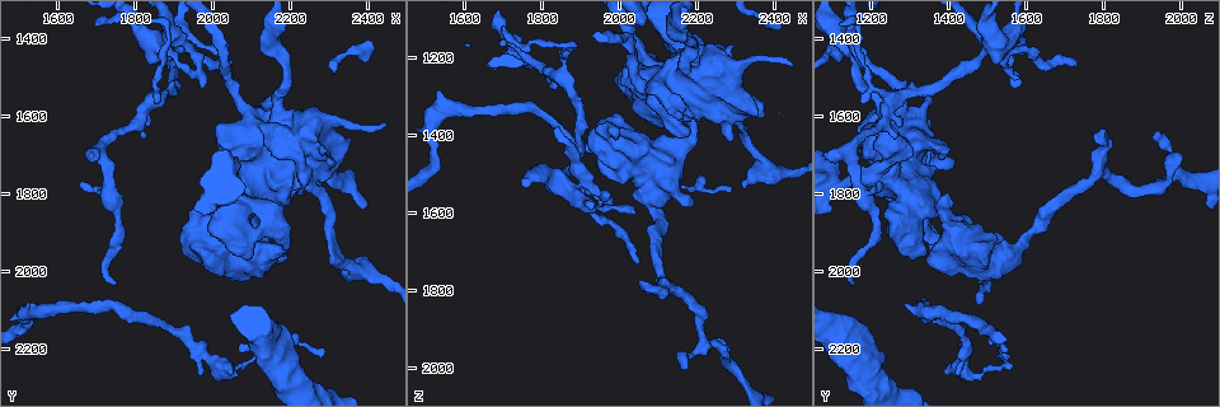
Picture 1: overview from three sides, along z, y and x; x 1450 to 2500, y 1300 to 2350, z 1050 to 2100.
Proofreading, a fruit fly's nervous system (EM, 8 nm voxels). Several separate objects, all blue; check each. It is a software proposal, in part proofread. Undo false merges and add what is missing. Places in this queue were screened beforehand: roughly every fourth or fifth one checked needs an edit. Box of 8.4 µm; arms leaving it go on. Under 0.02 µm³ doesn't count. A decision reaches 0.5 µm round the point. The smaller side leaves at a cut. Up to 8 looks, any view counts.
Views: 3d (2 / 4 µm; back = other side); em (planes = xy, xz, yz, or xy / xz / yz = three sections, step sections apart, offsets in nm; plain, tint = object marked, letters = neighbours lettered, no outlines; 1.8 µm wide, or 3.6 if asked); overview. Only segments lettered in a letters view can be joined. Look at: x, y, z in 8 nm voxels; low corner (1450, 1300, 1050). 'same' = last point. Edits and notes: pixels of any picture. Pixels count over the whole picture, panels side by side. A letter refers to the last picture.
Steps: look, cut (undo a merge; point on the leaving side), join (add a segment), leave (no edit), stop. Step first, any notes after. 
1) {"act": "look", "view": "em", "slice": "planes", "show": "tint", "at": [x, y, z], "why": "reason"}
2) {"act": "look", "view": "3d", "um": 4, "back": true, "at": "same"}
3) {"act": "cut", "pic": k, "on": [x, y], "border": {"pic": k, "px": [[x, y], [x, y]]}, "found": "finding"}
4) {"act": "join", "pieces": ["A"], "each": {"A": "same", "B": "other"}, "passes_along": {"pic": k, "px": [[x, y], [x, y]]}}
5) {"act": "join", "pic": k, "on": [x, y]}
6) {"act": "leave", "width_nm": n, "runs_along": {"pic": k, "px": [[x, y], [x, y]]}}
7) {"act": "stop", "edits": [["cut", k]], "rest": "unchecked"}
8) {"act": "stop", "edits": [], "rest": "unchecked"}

{"act": "look", "view": "3d", "um": 2, "at": [2160, 1560, 1350], "why": "thick end"}

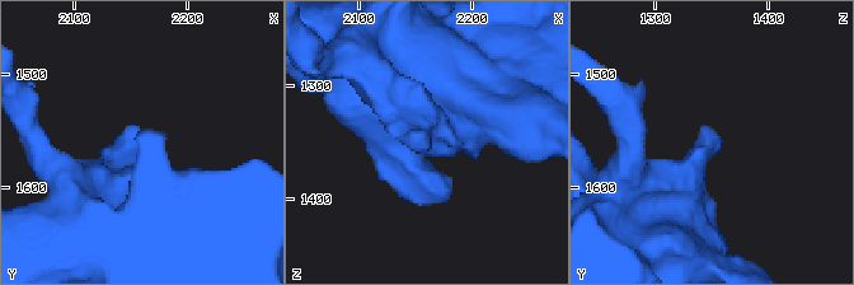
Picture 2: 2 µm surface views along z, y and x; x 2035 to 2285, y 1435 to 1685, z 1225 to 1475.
{"act": "look", "view": "em", "slice": "yz", "step": 4, "show": "letters", "at": [2162, 1556, 1356], "why": "shape alone is not enough"}

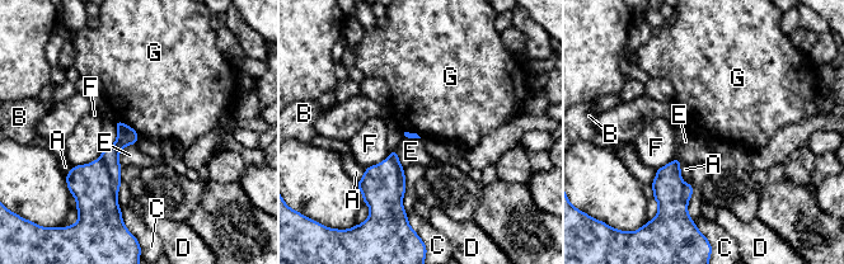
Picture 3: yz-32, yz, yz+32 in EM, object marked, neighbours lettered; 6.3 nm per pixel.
{"act": "look", "view": "em", "slice": "planes", "show": "letters", "at": "same", "why": "cut it another way"}

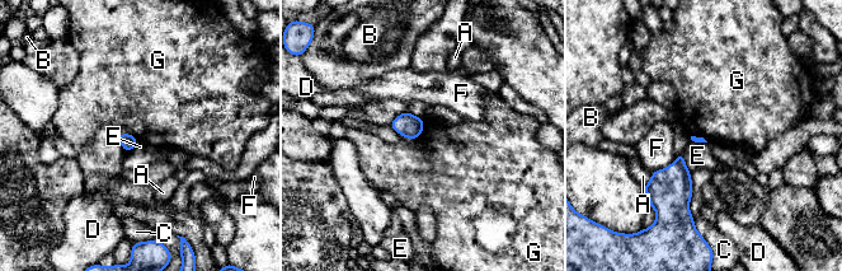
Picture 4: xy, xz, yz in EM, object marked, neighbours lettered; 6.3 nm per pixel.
{"act": "cut", "pic": 4, "on": [680, 159], "each": {"A": "other", "B": "other", "C": "other", "D": "other", "E": "other", "F": "other", "G": "other"}, "border": {"pic": 4, "px": [[674, 162], [682, 168], [687, 202]]}, "found": "two cells meet here"}

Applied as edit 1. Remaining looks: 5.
{"act": "look", "view": "overview", "why": "redraw"}

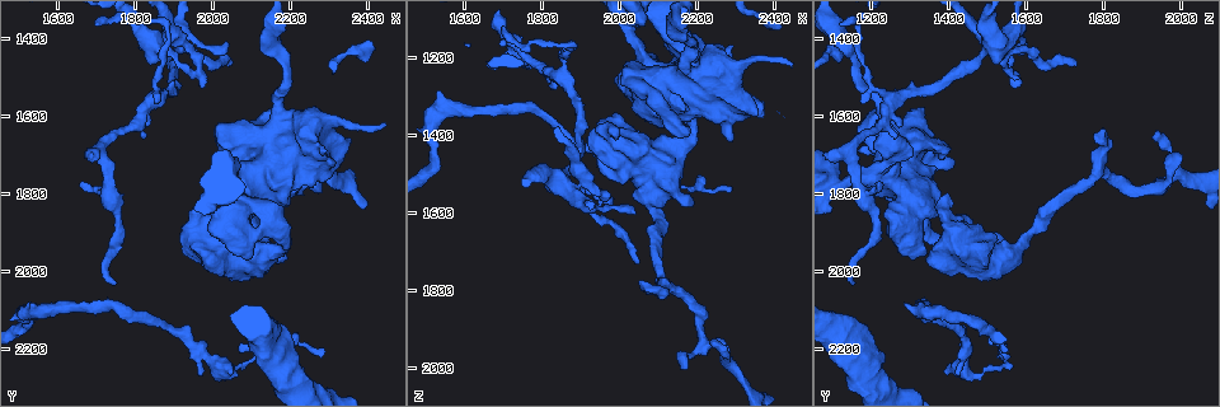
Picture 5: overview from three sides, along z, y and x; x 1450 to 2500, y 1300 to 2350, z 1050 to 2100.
{"act": "look", "view": "3d", "um": 4, "at": [2155, 1420, 1140]}

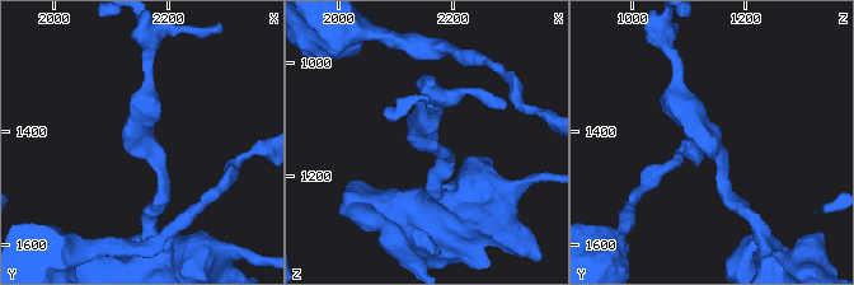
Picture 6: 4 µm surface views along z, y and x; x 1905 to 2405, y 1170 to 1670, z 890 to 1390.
{"act": "look", "view": "em", "slice": "yz", "step": 8, "show": "plain", "at": [2155, 1415, 1145], "arm_widths_nm": [160, 360]}

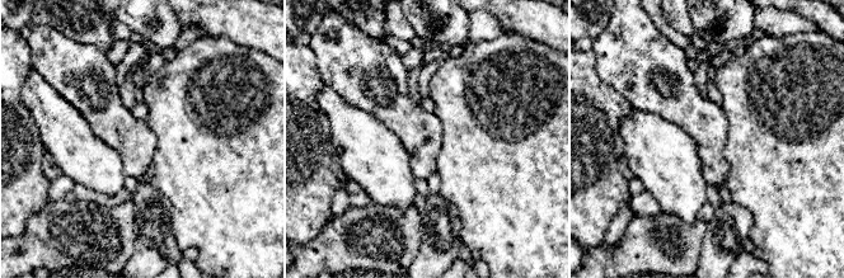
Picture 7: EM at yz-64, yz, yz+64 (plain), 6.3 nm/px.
{"act": "look", "view": "em", "slice": "yz", "step": 8, "show": "letters", "at": "same"}

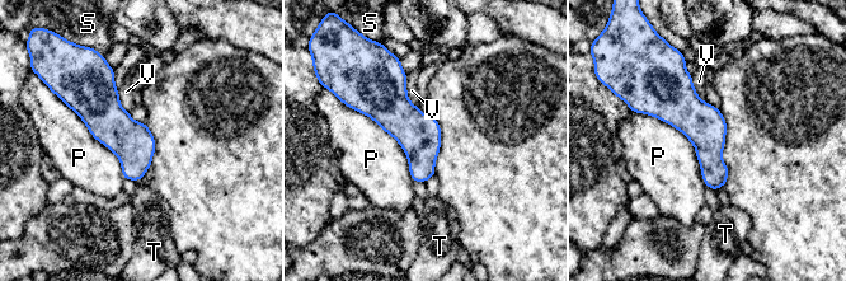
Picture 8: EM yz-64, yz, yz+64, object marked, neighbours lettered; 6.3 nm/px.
{"act": "leave", "width_nm": 260, "each": {"P": "other", "S": "other", "T": "other", "V": "other"}, "found": "continuous, no second cell"}

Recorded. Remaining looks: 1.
{"act": "look", "view": "em", "slice": "planes", "show": "letters", "at": [1755, 2035, 1145], "why": "free end"}

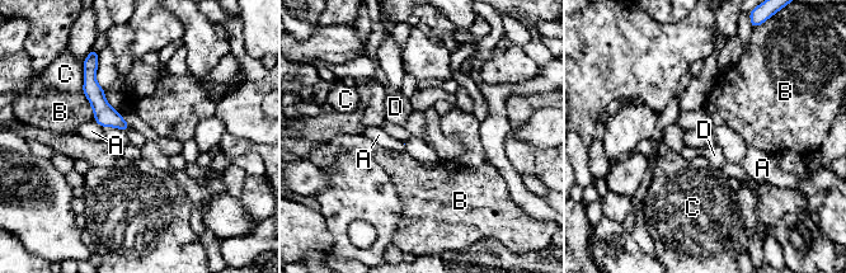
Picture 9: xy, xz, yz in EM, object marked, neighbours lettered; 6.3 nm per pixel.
{"act": "leave", "each": {"A": "other", "B": "other", "C": "other", "D": "other"}, "found": "no lettered segment goes on from it"}

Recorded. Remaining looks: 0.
{"act": "stop", "edits": [["cut", 4]], "rest": "unchecked"}

